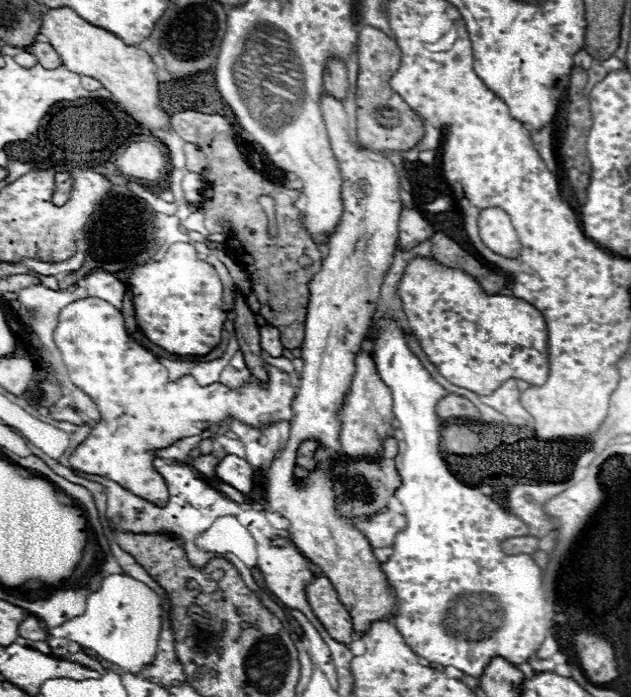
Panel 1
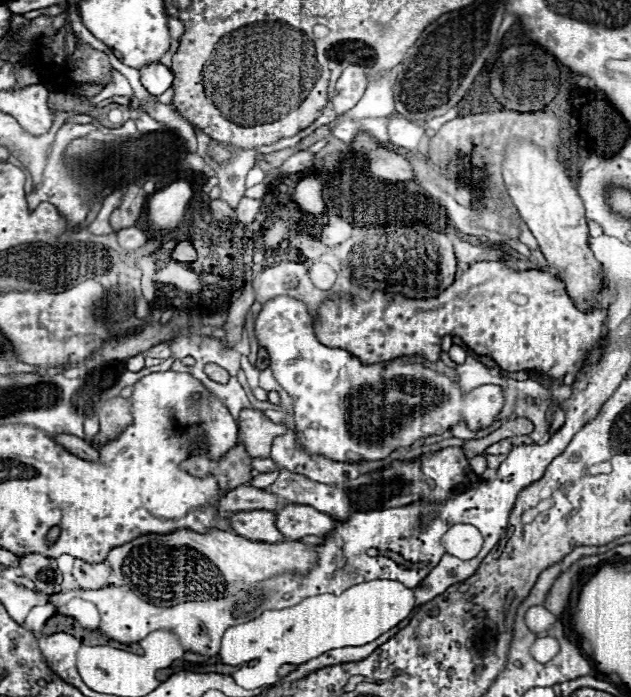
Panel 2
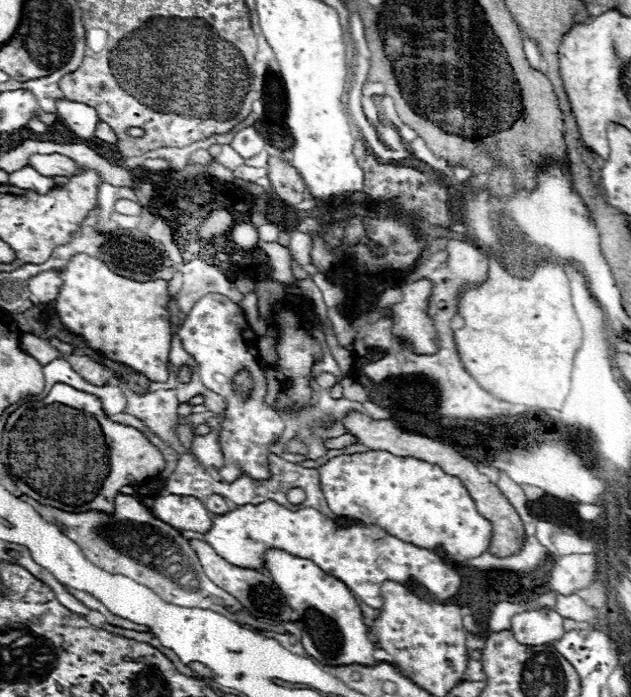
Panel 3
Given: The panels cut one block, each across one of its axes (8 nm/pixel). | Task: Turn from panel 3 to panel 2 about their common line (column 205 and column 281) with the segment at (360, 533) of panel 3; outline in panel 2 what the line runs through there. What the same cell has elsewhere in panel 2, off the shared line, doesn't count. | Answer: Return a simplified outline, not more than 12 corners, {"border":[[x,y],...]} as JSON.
{"border":[[270,510],[234,512],[232,530],[254,542],[282,542]]}

